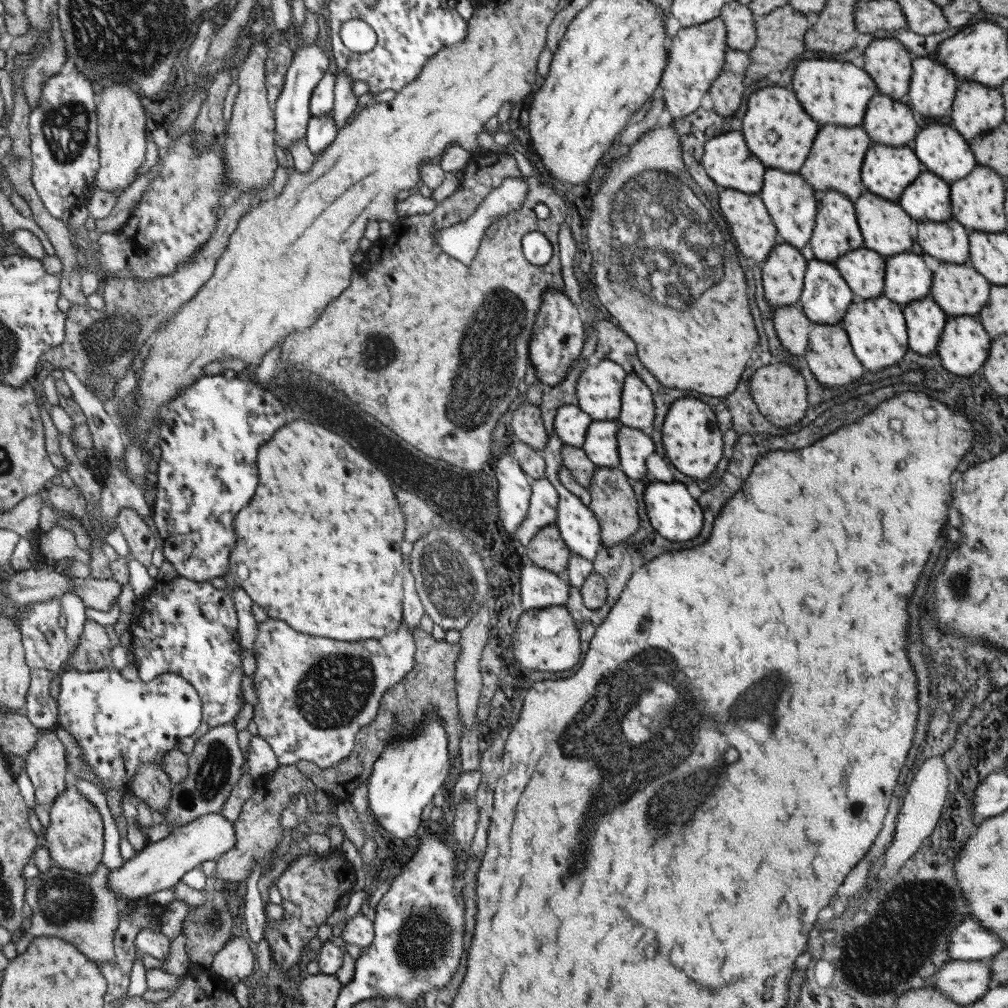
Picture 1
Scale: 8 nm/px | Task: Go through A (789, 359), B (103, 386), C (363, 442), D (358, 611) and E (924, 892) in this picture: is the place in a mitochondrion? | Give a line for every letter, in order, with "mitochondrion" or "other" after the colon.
A: other
B: mitochondrion
C: mitochondrion
D: other
E: mitochondrion

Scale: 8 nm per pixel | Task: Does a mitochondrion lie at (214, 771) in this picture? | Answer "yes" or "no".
yes

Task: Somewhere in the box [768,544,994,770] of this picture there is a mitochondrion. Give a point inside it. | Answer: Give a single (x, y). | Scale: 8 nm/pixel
(958, 581)

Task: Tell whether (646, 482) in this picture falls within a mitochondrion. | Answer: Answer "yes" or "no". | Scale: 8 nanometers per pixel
no

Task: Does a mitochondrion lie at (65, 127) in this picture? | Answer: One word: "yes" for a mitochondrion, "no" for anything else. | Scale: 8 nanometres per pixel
yes

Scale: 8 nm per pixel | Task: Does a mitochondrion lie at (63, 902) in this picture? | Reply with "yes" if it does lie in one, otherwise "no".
yes

